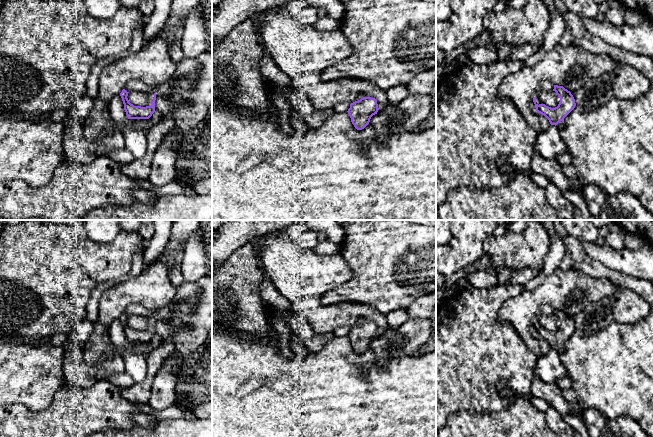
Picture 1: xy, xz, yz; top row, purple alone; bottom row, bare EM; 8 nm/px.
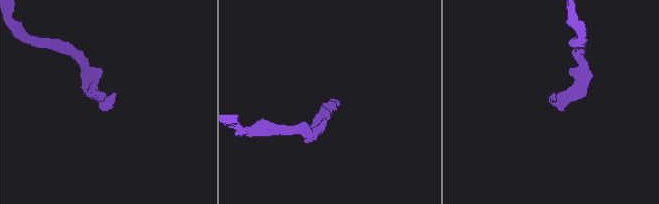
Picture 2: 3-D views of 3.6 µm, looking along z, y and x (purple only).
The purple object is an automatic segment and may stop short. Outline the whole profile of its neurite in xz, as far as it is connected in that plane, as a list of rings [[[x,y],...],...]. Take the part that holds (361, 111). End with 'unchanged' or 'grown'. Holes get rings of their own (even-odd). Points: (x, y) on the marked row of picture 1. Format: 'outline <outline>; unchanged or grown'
outline [[[363,97],[351,103],[347,112],[354,127],[357,130],[362,130],[369,124],[371,117],[377,114],[378,110],[375,98]]]; unchanged

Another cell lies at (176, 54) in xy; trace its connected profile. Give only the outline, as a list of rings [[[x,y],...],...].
[[[182,23],[177,31],[176,31],[176,36],[174,38],[174,44],[171,47],[171,49],[169,50],[169,55],[171,57],[171,59],[178,63],[180,62],[183,58],[184,58],[184,54],[182,52],[182,48],[180,46],[180,40],[182,38],[182,34],[183,34],[183,27],[184,27],[184,23]]]

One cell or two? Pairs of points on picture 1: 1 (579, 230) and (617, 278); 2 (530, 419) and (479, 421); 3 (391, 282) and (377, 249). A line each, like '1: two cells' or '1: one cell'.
1: two cells
2: one cell
3: one cell

